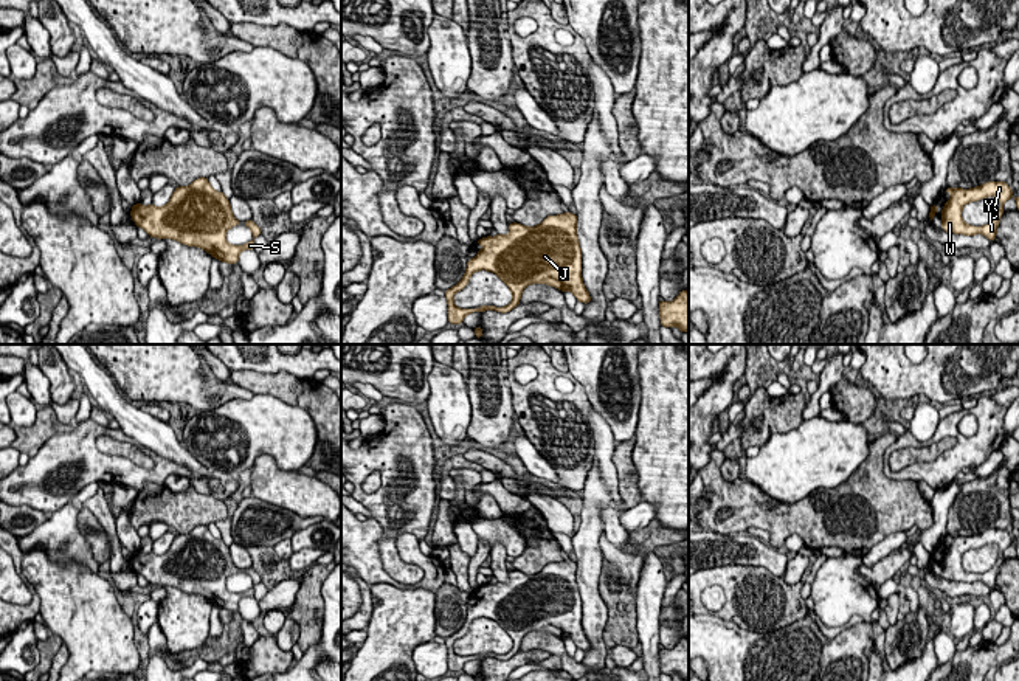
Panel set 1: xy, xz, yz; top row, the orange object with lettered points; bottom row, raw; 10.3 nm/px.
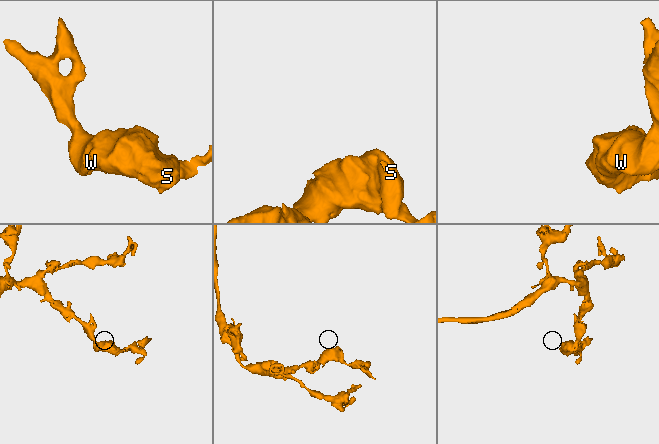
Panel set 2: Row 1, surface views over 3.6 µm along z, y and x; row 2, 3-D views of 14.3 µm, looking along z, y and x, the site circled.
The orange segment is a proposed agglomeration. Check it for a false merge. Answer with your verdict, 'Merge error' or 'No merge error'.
No merge error

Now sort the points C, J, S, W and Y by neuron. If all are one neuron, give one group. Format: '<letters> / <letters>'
C J S W Y

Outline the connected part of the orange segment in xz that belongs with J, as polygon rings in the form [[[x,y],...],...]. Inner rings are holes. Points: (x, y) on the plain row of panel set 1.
[[[563,560],[547,563],[537,574],[509,571],[506,583],[482,585],[476,589],[484,596],[467,608],[464,625],[445,638],[448,670],[461,672],[473,659],[510,659],[520,652],[523,638],[530,631],[547,631],[561,639],[569,638],[577,648],[588,652],[589,639],[582,627],[582,597],[577,585],[577,562]],[[475,619],[493,619],[512,639],[512,650],[506,655],[481,653],[459,656],[454,642],[461,639]]]

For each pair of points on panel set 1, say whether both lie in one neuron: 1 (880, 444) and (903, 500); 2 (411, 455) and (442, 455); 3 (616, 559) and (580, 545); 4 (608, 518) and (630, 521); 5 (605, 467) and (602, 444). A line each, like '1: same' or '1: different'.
1: same
2: different
3: different
4: different
5: same

